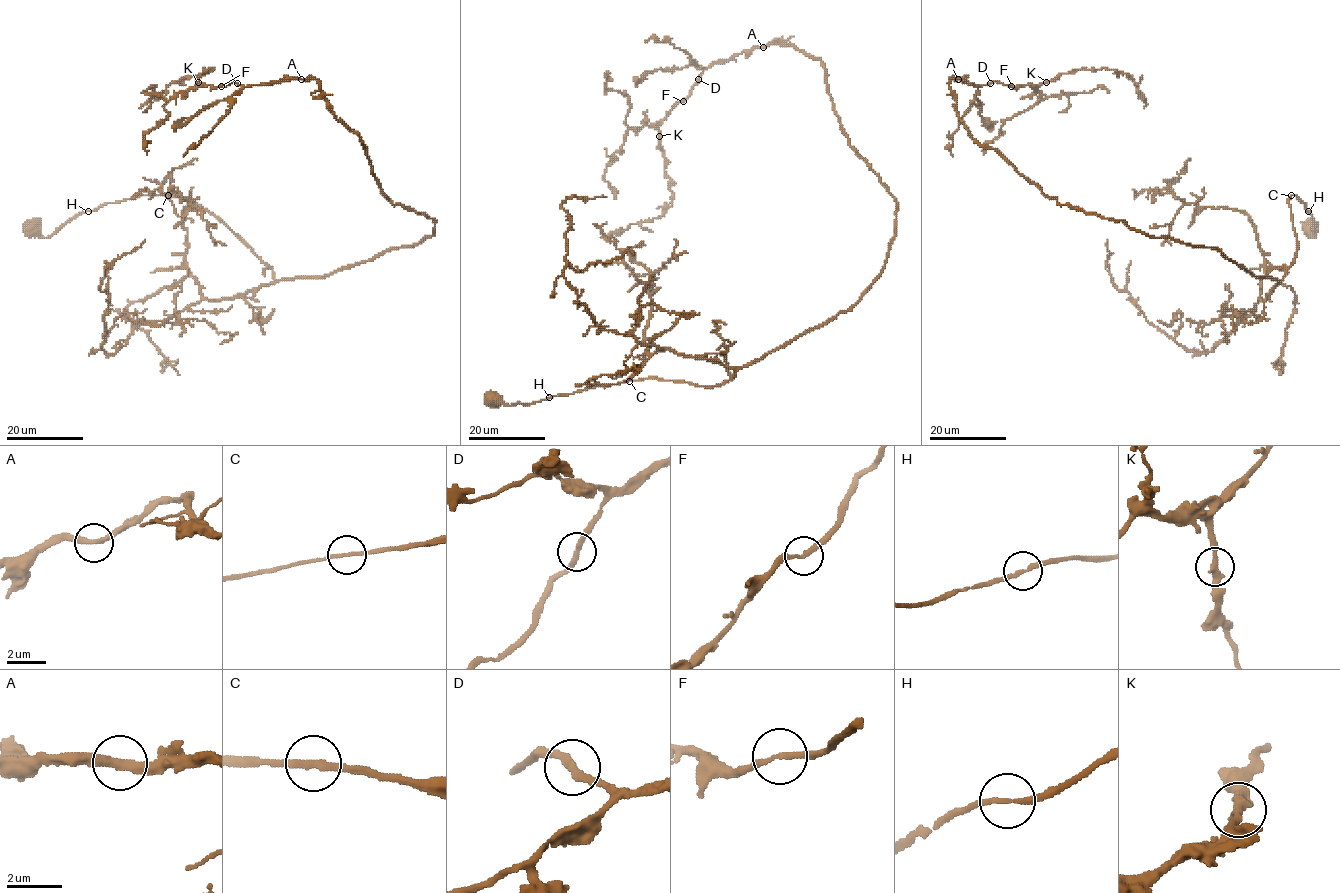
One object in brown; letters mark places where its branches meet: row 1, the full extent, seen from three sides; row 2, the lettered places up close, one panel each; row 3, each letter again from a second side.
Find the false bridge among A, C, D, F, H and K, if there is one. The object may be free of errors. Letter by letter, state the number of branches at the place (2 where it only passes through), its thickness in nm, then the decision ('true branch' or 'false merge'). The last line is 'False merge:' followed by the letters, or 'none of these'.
A: 2 branches meet; 280 nm thick; true branch
C: 2 branches meet; 200 nm thick; true branch
D: 2 branches meet; 260 nm thick; true branch
F: 2 branches meet; 200 nm thick; true branch
H: 2 branches meet; 190 nm thick; true branch
K: 2 branches meet; 280 nm thick; true branch
False merge: none of these

